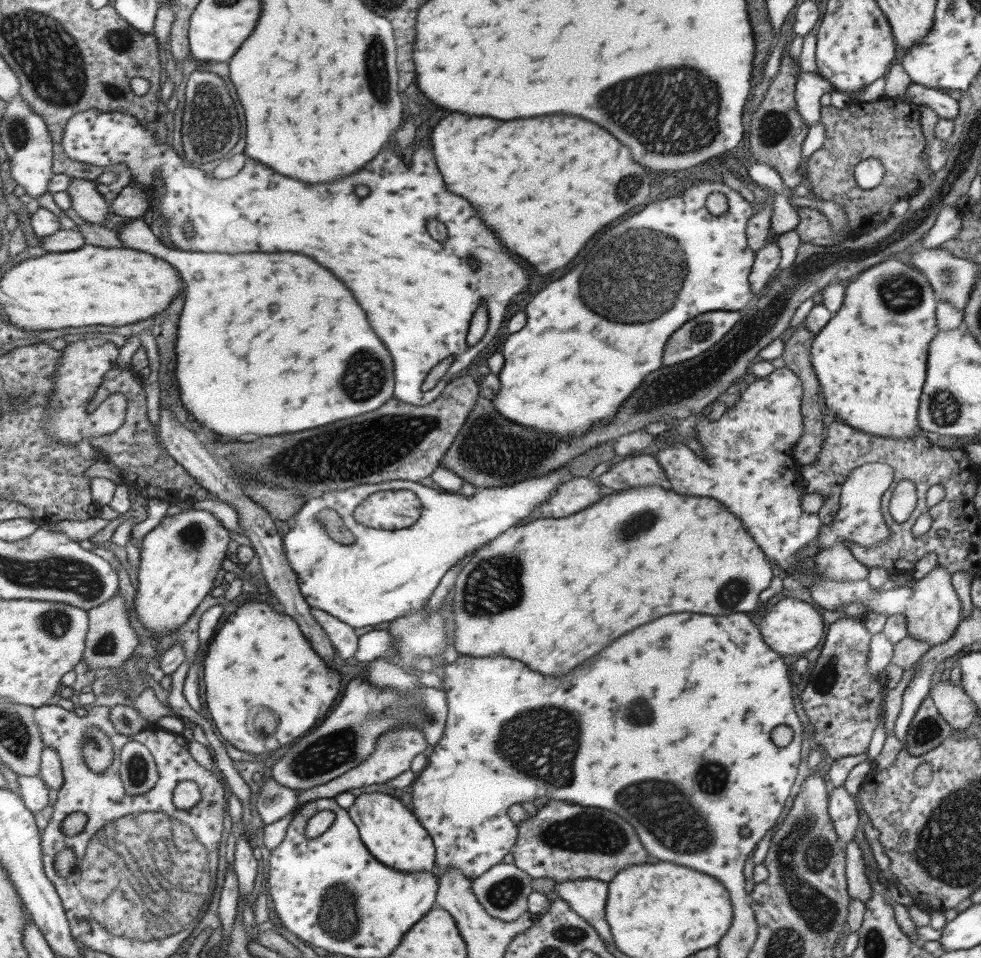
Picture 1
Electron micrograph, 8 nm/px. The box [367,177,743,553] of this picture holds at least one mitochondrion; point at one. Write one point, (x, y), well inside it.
(666, 275)

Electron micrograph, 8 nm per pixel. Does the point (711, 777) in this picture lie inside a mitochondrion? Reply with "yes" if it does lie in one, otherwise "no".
yes

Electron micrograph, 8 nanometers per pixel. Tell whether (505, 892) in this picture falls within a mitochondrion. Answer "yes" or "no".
yes

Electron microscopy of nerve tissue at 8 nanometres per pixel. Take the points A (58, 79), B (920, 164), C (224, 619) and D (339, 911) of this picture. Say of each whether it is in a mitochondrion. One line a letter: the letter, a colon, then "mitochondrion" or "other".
A: mitochondrion
B: other
C: other
D: mitochondrion

